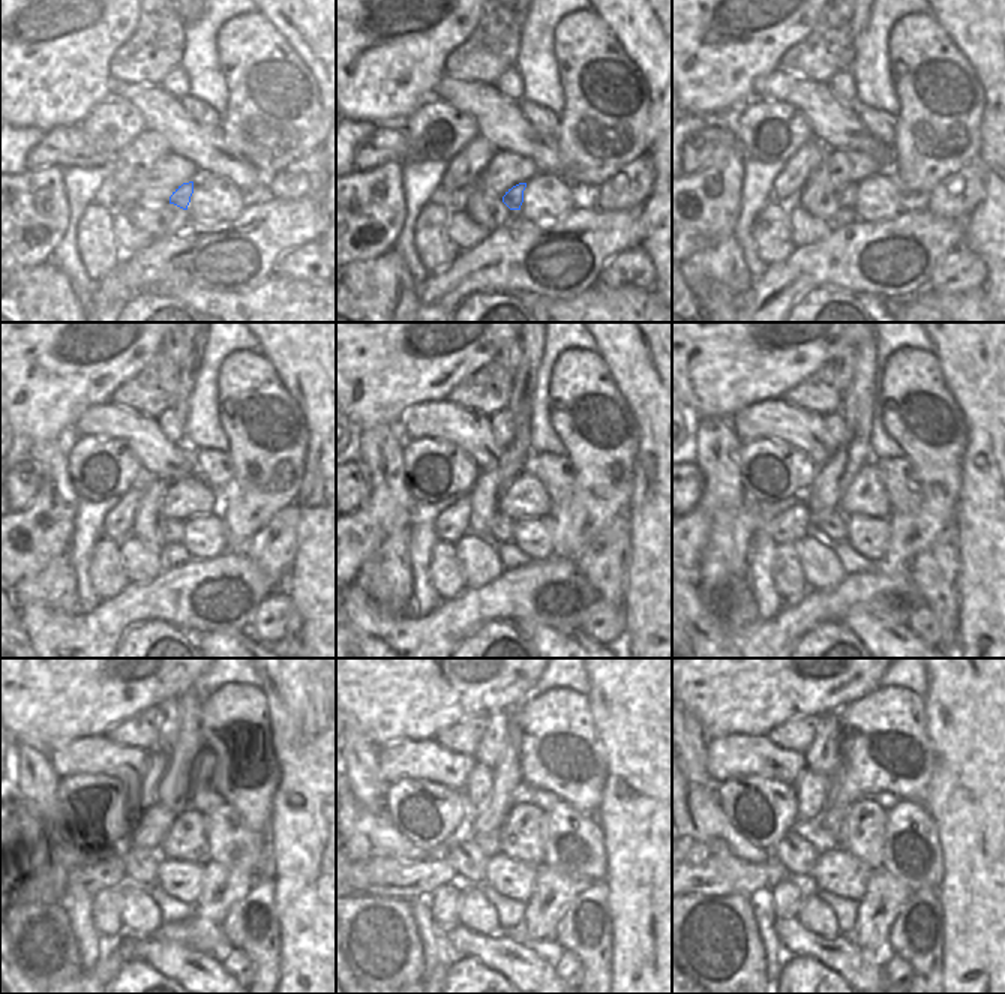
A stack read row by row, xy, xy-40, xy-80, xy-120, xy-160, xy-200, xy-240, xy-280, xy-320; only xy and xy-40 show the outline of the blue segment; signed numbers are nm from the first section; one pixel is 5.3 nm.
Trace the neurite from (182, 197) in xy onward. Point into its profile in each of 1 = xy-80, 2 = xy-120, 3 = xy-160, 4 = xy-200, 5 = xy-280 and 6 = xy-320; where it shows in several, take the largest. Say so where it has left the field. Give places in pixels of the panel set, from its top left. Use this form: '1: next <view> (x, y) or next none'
1: next xy-80 (846, 197)
2: next xy-120 (171, 529)
3: next xy-160 (501, 528)
4: next xy-200 (828, 528)
5: next xy-280 (468, 855)
6: next xy-320 (798, 850)

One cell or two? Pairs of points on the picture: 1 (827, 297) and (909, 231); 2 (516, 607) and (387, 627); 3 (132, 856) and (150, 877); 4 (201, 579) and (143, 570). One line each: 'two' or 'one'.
1: two
2: one
3: one
4: two

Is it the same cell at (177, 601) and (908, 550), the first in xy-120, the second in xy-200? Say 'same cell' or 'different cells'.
different cells

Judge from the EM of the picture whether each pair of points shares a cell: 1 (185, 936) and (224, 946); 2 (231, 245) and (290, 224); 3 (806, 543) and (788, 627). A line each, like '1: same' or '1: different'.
1: same
2: same
3: different

